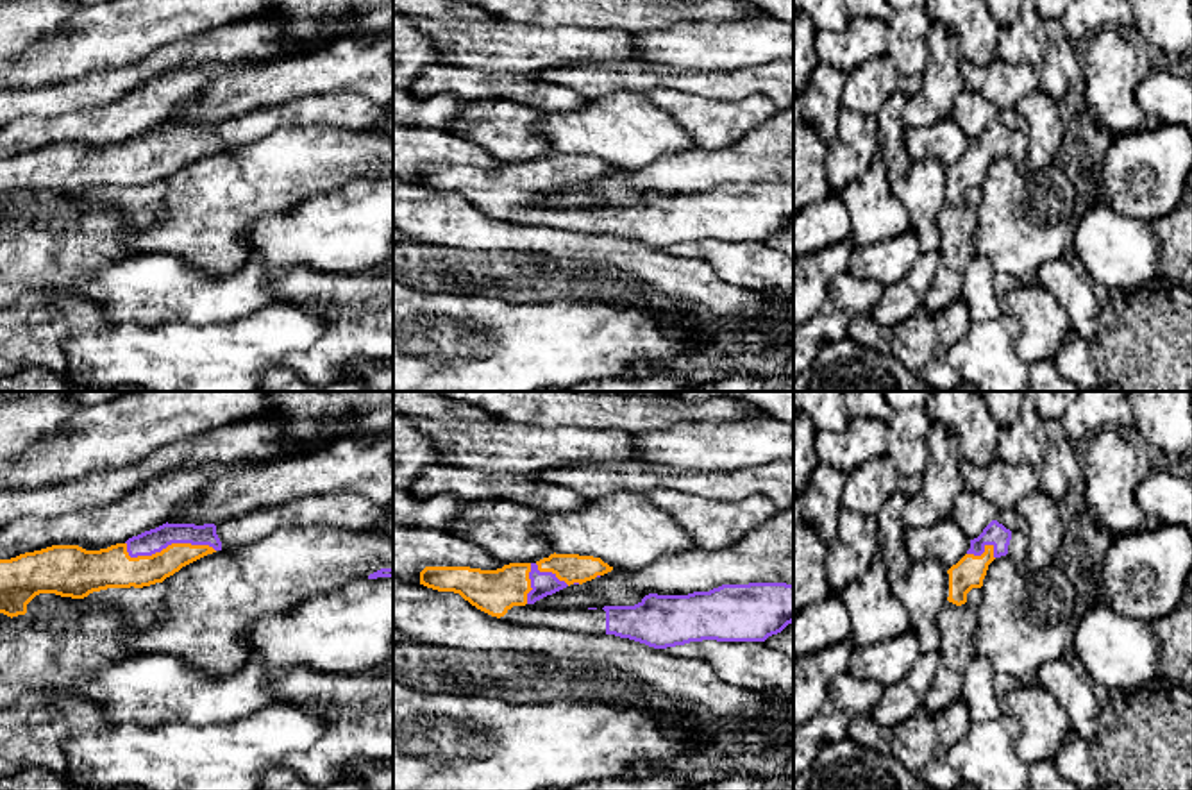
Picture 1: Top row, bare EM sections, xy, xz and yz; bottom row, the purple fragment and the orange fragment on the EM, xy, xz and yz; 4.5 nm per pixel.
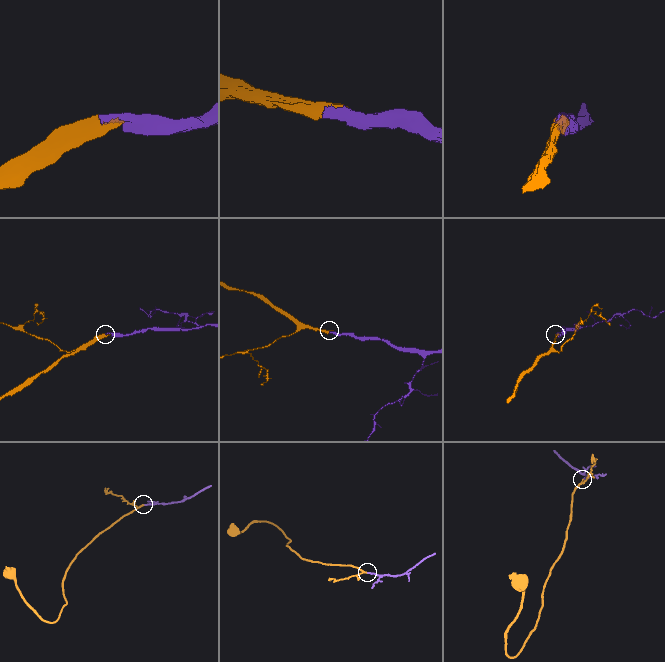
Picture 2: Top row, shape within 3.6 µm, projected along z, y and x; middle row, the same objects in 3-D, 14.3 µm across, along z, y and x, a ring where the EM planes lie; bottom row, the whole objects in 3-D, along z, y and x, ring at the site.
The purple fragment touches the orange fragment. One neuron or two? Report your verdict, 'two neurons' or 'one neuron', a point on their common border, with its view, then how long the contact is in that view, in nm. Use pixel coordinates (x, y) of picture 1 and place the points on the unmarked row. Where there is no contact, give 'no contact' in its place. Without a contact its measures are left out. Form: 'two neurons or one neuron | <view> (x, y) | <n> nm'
one neuron | xy (167, 145) | 400 nm

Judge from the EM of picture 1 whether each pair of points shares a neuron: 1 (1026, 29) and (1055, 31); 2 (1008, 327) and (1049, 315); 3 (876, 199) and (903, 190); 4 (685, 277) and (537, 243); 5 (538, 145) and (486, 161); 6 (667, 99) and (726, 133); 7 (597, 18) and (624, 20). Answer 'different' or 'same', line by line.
1: different
2: different
3: different
4: same
5: different
6: same
7: same

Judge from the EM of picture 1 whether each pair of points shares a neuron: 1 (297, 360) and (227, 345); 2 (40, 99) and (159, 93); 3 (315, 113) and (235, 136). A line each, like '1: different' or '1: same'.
1: different
2: different
3: same

